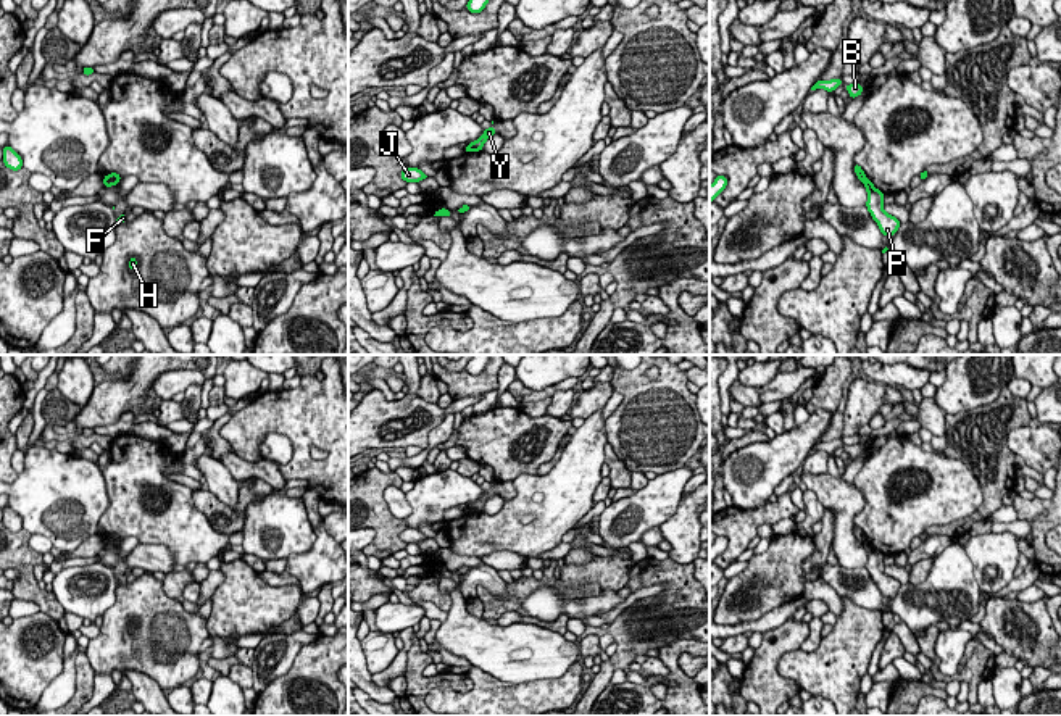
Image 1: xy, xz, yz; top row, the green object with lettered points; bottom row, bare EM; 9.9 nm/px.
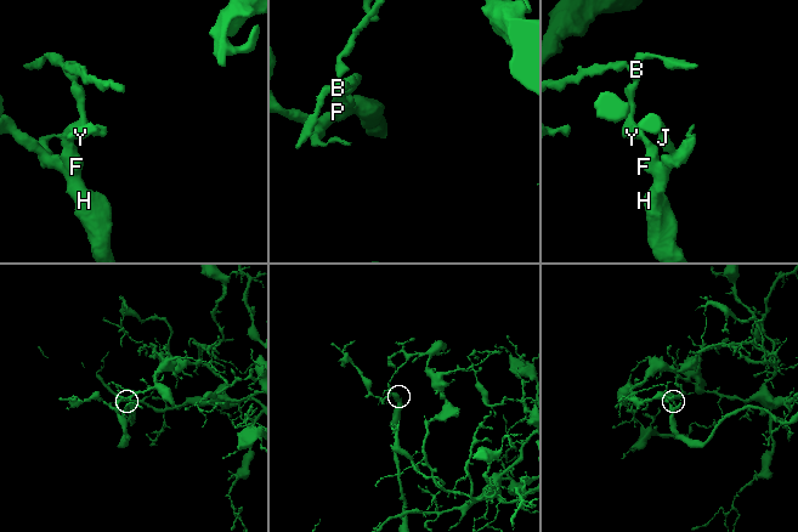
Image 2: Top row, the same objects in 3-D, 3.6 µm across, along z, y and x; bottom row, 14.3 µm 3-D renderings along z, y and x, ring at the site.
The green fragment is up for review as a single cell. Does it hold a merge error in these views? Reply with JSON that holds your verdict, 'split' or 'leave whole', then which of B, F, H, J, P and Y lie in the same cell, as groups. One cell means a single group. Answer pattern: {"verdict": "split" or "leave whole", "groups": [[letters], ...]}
{"verdict": "split", "groups": [["B", "Y"], ["F", "H", "J", "P"]]}

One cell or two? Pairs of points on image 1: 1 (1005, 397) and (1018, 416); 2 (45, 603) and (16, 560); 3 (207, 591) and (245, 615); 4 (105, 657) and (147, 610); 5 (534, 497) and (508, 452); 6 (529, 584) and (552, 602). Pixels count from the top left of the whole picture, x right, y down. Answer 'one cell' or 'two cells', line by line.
1: one cell
2: one cell
3: two cells
4: one cell
5: two cells
6: two cells

